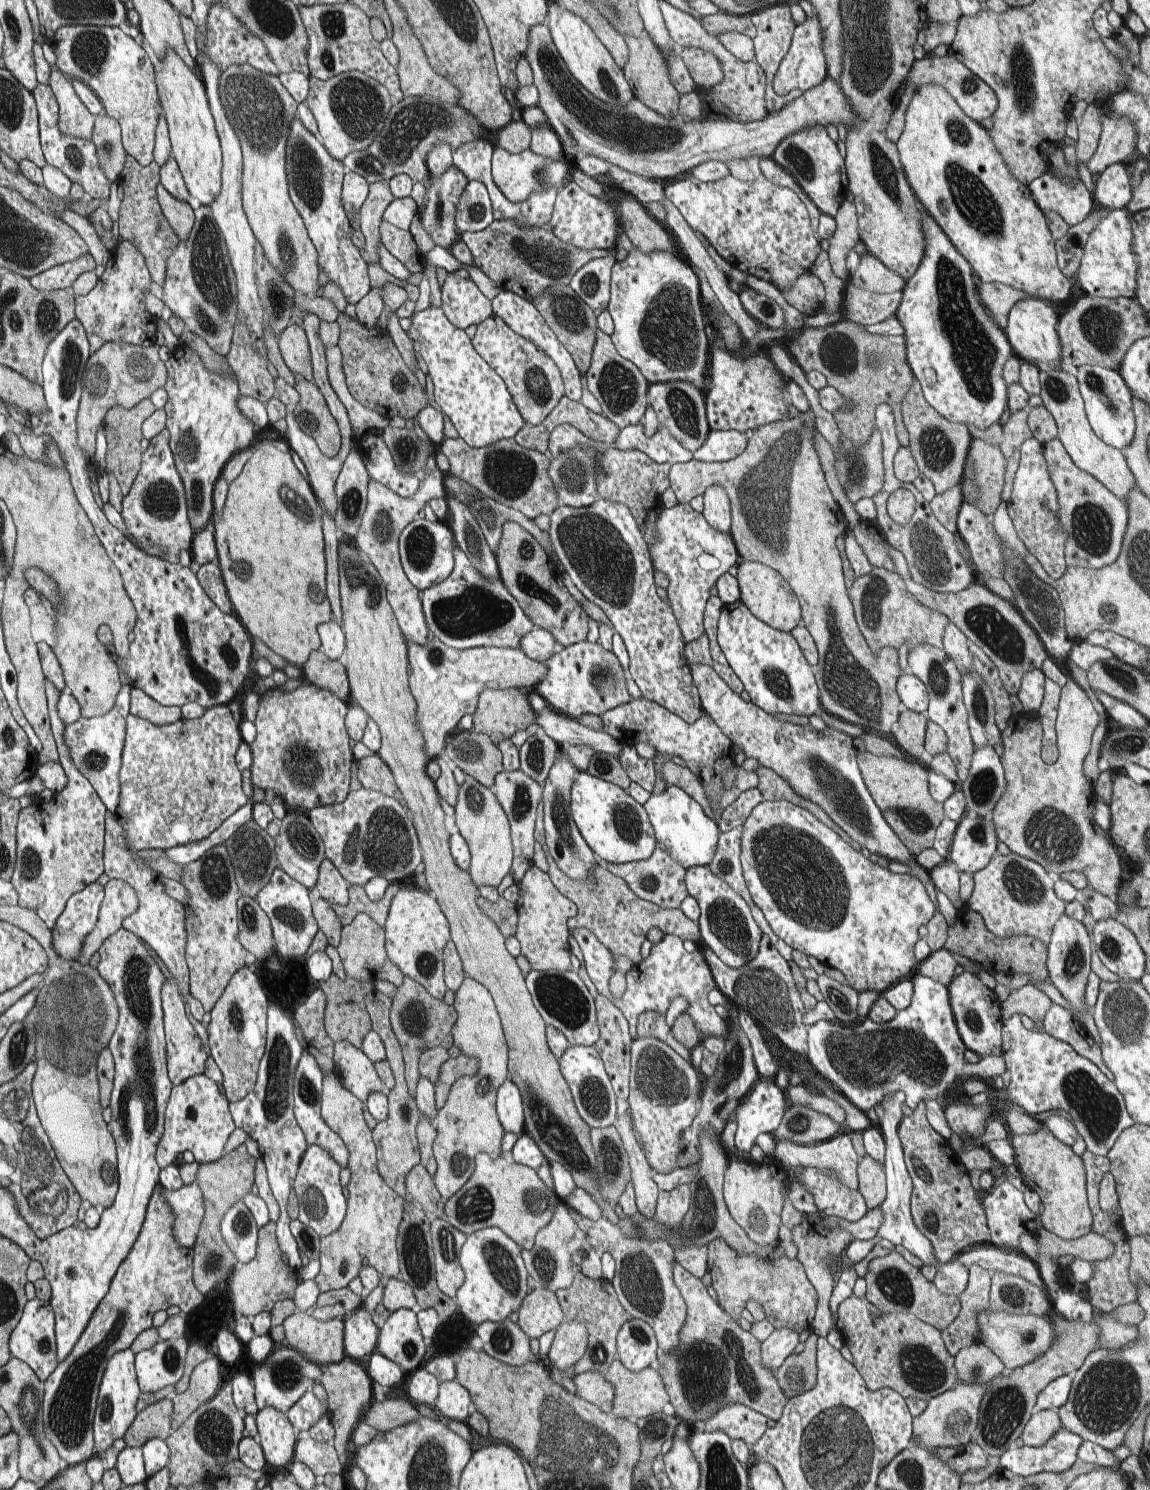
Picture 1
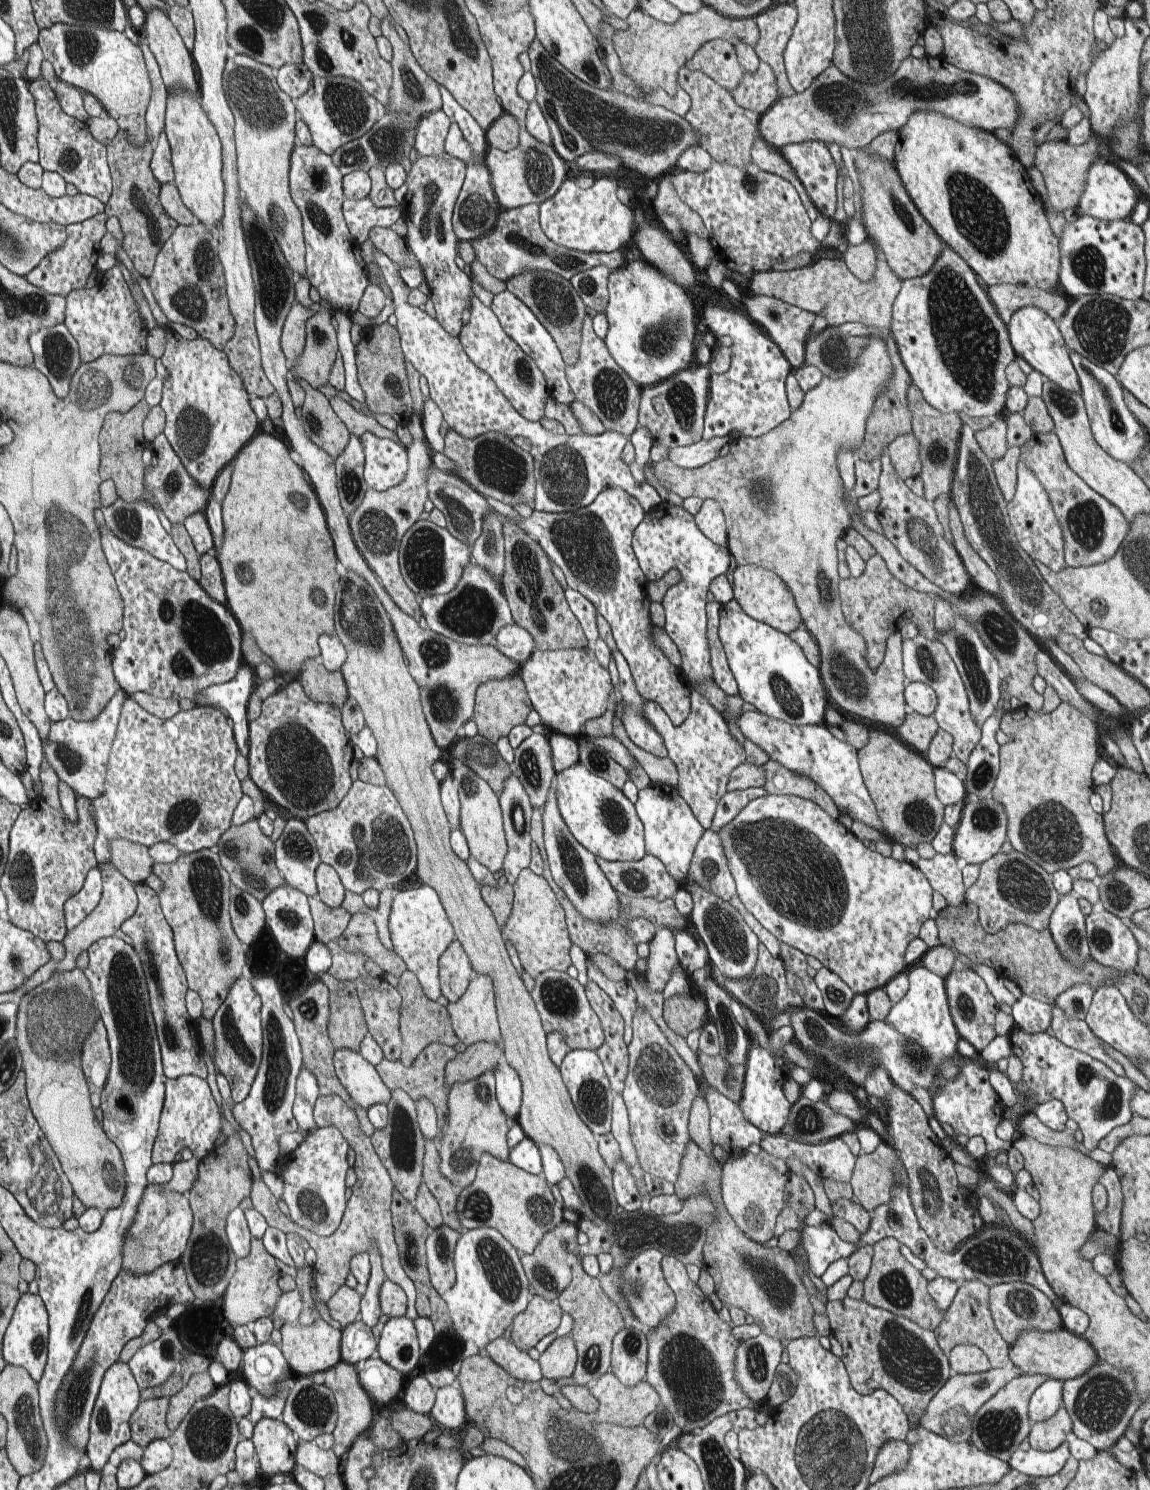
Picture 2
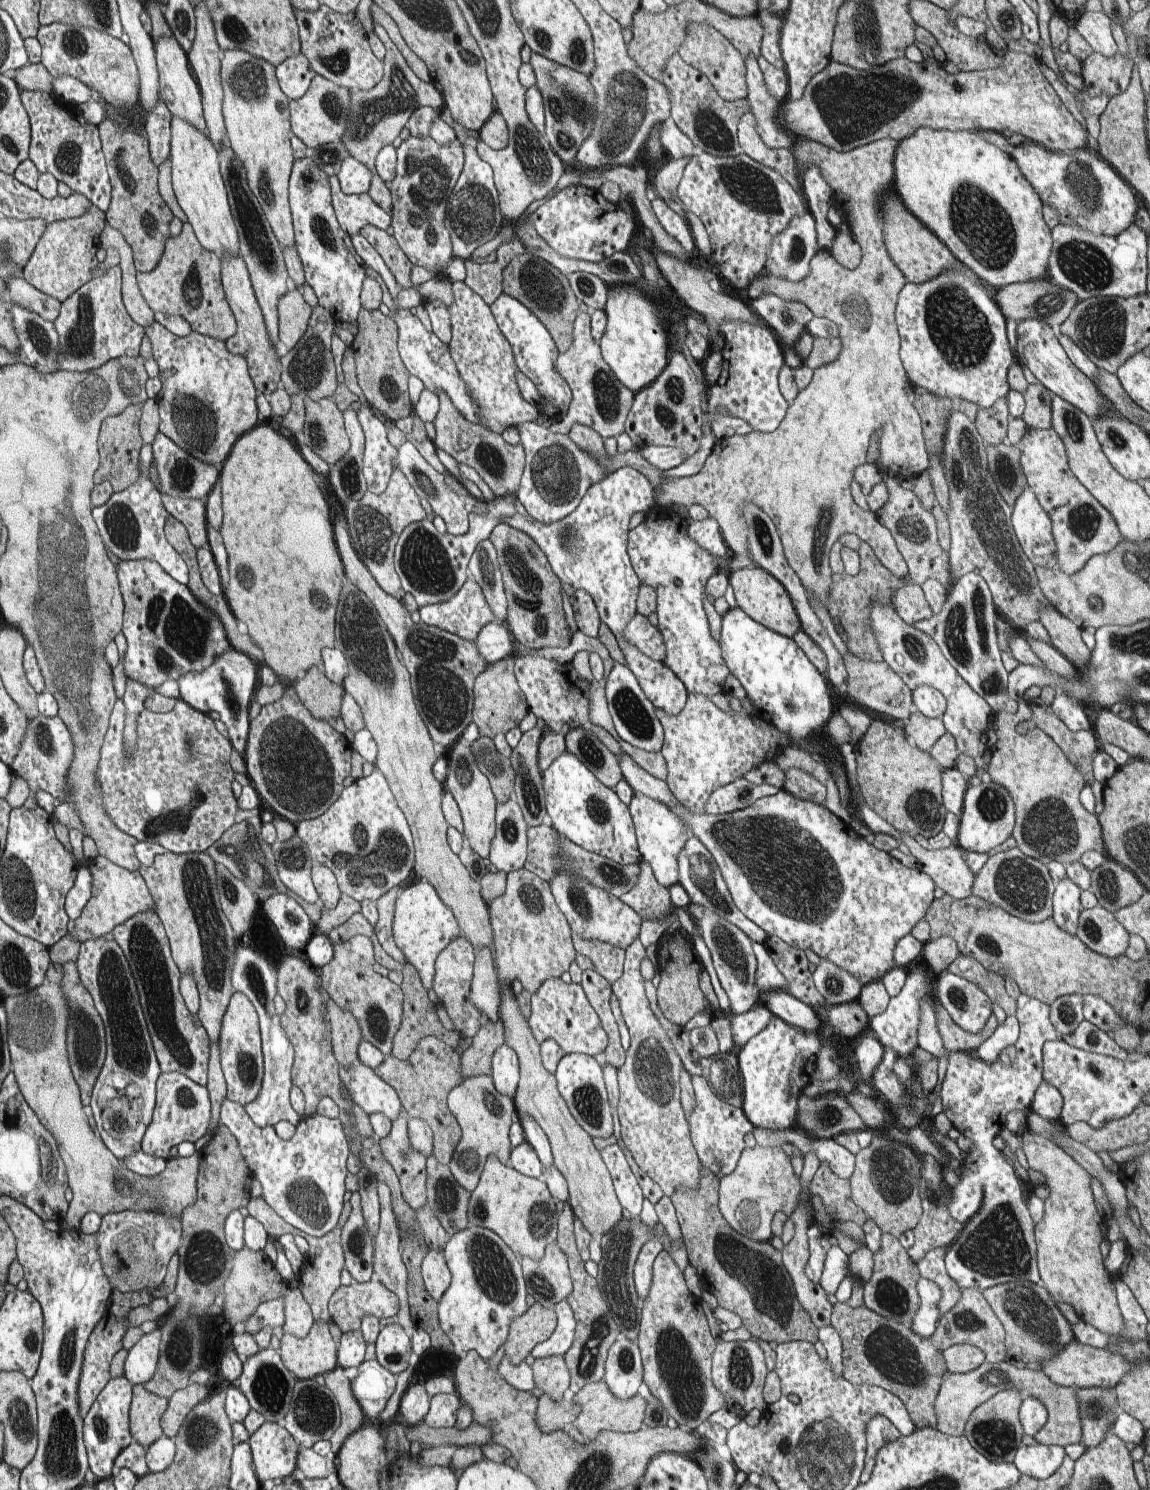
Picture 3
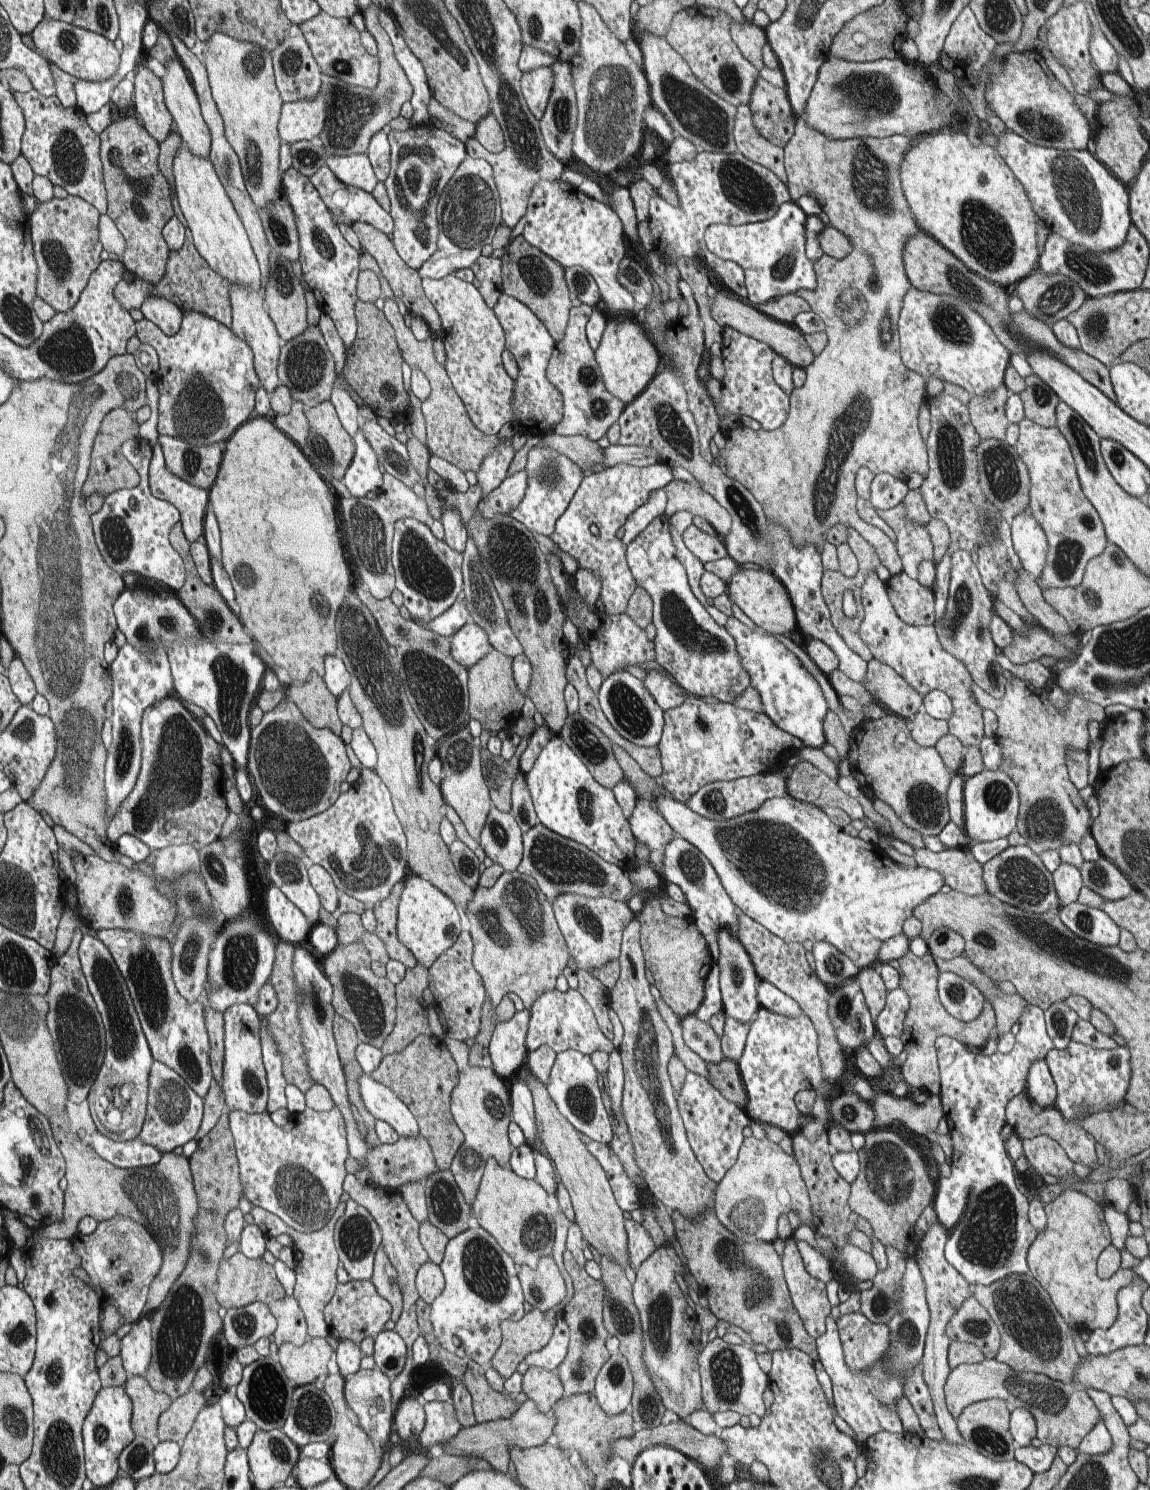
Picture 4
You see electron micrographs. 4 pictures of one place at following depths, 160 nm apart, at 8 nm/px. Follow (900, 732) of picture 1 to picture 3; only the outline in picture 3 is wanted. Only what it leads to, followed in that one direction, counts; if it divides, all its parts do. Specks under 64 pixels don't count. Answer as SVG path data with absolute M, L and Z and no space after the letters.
M914 709L905 721L903 731L909 743L920 750L928 751L947 730L940 717L931 719Z

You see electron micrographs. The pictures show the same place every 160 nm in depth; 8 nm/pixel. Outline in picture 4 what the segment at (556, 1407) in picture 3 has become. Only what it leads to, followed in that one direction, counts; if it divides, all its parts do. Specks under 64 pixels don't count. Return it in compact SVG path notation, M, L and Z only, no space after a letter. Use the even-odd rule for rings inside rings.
M532 1399L526 1400L510 1419L498 1419L476 1423L473 1427L463 1427L452 1441L444 1441L439 1447L439 1452L448 1454L478 1456L484 1458L491 1466L504 1474L508 1474L510 1454L508 1448L519 1446L521 1449L542 1445L552 1436L557 1418L554 1412L543 1413ZM507 1472L507 1473L506 1473Z

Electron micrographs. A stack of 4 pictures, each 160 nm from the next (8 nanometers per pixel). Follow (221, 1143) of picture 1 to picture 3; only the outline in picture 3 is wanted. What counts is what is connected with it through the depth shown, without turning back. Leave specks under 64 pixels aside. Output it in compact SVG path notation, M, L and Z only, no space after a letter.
M172 1071L163 1073L158 1080L158 1104L155 1106L151 1124L147 1126L146 1138L141 1150L147 1155L161 1159L170 1158L175 1148L184 1141L196 1142L211 1129L210 1091L194 1082L188 1075Z

